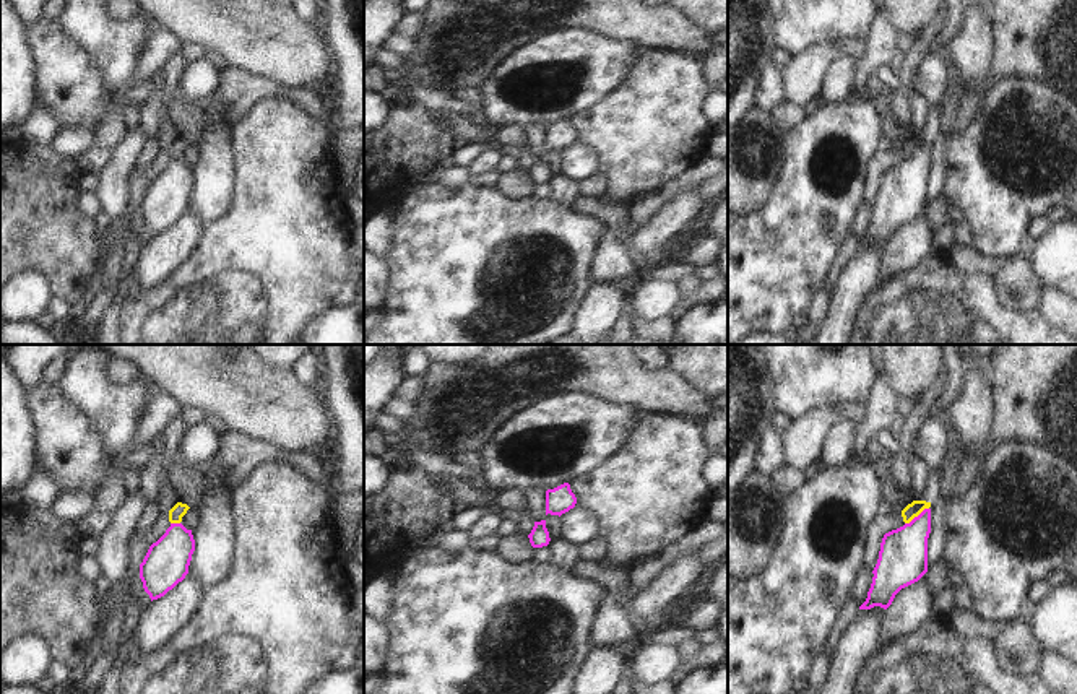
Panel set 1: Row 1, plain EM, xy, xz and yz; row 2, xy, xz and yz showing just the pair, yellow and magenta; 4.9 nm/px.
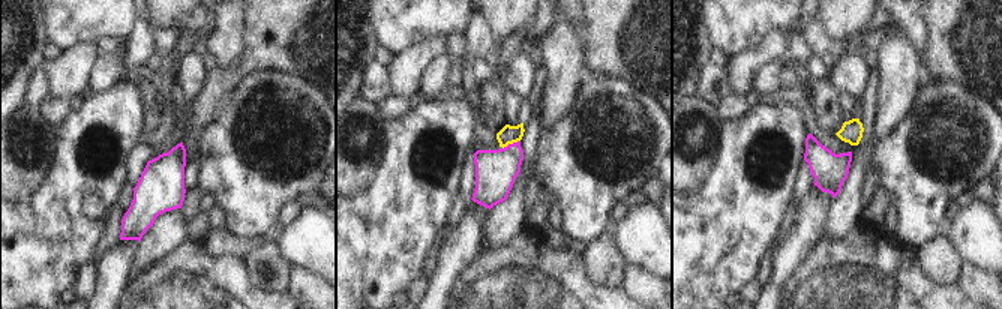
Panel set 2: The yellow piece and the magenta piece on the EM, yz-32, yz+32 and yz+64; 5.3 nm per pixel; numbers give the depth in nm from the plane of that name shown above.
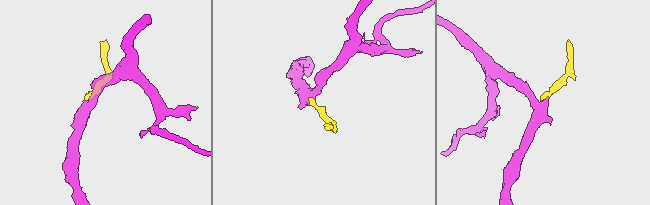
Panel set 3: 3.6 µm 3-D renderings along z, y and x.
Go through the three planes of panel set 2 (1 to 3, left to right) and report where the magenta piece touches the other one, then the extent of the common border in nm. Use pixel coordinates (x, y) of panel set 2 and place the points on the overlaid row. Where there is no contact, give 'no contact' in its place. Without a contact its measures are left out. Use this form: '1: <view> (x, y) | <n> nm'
1: no contact
2: yz+32 (510, 143) | 110 nm
3: no contact

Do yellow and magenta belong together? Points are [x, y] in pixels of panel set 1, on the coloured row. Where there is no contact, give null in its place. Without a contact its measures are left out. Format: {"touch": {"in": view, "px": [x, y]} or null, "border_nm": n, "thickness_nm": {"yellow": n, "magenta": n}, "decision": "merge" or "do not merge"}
{"touch": {"in": "yz", "px": [916, 516]}, "border_nm": 150, "thickness_nm": {"yellow": 70, "magenta": 240}, "decision": "do not merge"}

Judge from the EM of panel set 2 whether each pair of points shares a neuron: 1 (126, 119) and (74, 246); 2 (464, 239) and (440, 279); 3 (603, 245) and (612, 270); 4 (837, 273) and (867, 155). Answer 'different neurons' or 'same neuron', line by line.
1: same neuron
2: same neuron
3: same neuron
4: different neurons

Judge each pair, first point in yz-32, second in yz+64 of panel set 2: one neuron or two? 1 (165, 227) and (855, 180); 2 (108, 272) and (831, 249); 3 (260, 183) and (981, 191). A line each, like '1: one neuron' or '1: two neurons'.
1: one neuron
2: two neurons
3: two neurons

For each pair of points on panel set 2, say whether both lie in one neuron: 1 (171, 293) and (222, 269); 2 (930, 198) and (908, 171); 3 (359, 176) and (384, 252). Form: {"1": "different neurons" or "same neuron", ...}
{"1": "same neuron", "2": "same neuron", "3": "different neurons"}

